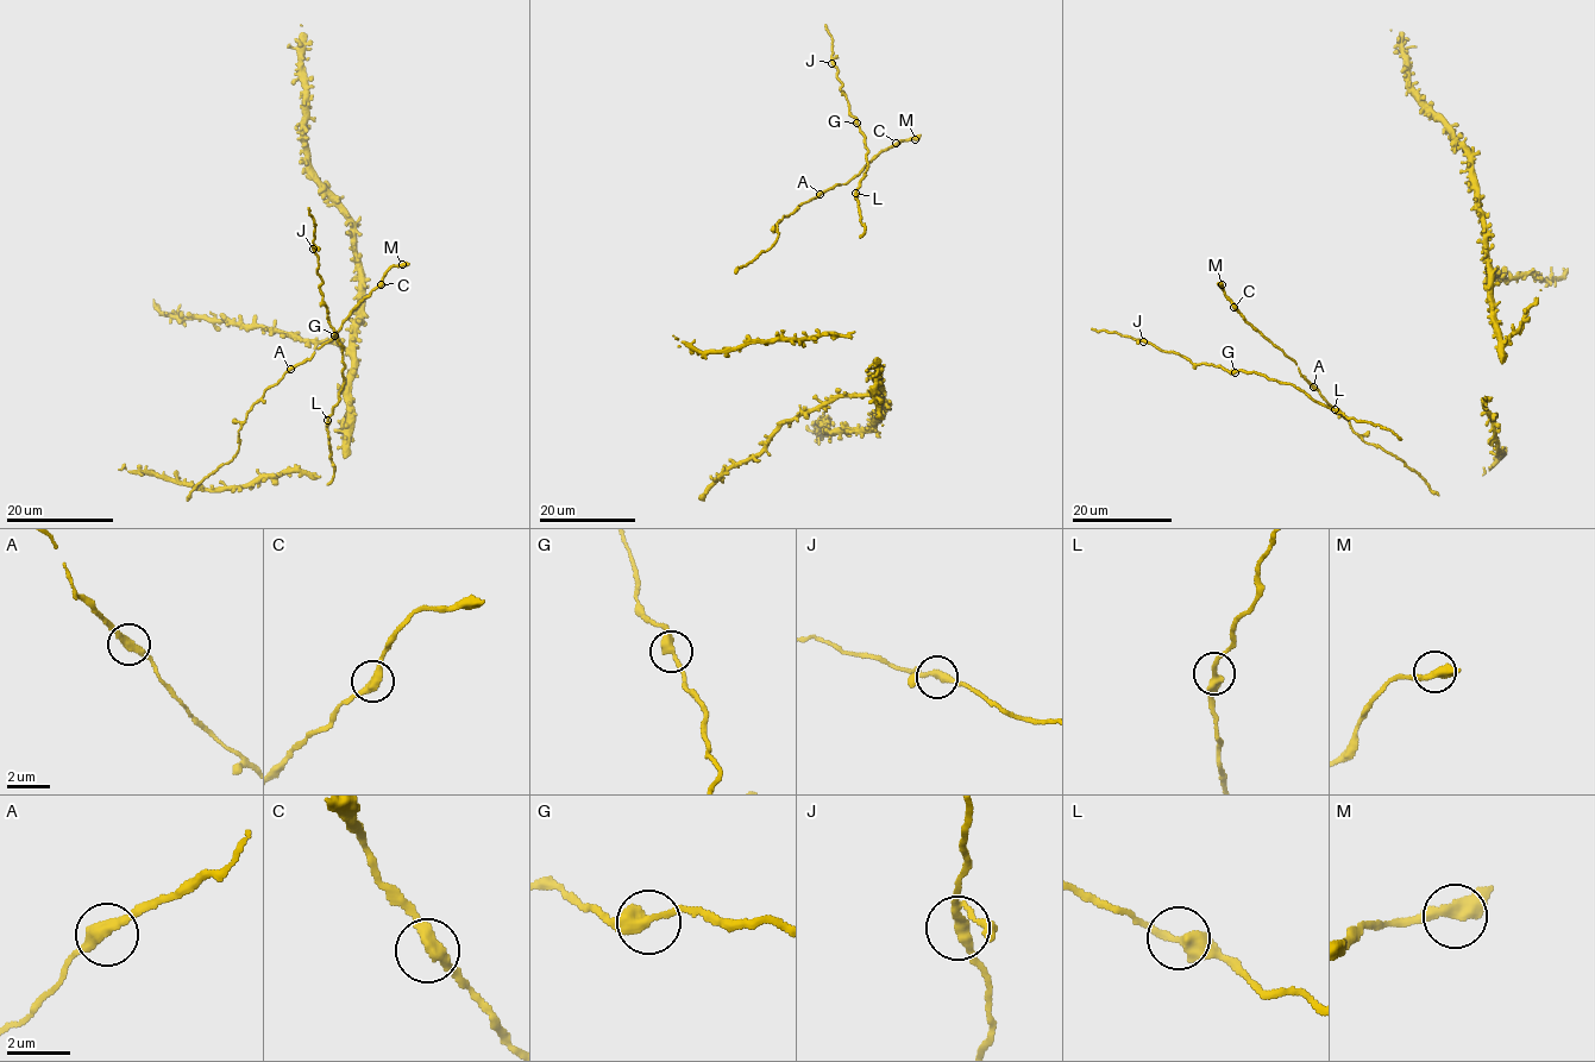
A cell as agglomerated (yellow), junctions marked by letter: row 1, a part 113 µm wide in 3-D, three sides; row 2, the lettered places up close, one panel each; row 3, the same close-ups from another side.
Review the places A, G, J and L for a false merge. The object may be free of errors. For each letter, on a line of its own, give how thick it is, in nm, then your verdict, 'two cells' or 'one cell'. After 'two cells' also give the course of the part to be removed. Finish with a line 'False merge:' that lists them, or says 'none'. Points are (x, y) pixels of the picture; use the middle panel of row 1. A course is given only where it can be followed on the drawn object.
A: 360 nm | one cell
G: 400 nm | one cell
J: 300 nm | one cell
L: 360 nm | one cell
False merge: none

